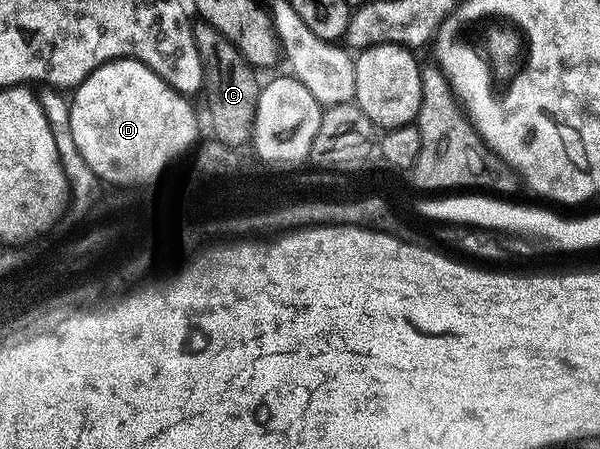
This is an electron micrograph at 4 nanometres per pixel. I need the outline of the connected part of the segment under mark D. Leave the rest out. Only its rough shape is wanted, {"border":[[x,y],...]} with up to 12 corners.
{"border":[[138,60],[73,89],[99,181],[150,180],[198,136],[191,101]]}

